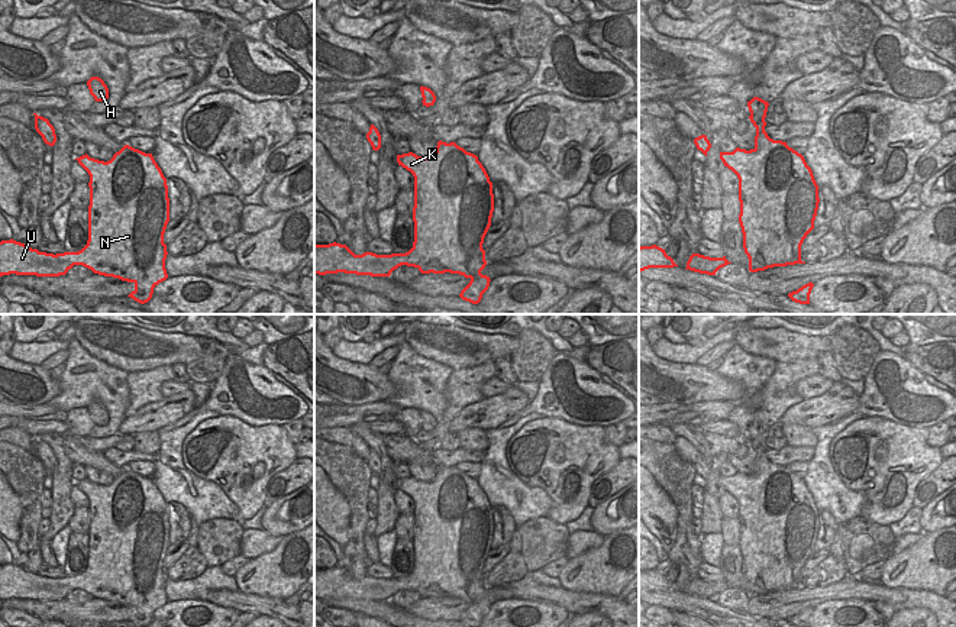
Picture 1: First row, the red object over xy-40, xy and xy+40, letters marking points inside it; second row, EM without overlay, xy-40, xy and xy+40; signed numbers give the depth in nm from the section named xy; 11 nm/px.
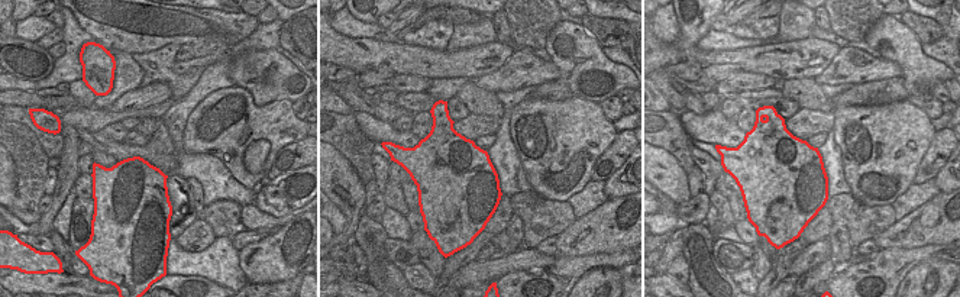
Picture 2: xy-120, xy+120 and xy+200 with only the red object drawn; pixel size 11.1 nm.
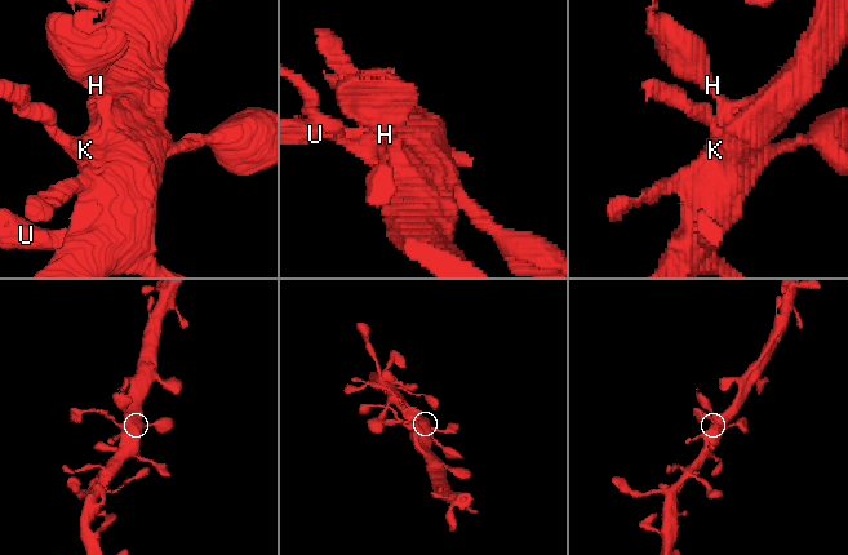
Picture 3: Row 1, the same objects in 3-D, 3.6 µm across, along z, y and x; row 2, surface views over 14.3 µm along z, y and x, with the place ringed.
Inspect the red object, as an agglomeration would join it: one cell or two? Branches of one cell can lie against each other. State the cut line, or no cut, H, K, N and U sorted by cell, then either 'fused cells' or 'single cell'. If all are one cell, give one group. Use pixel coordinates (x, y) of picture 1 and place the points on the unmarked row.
cut none; groups H K N U; single cell

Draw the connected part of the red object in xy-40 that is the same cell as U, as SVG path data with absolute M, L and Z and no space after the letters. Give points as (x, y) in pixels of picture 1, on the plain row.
M125 469L107 487L90 482L87 478L75 482L90 500L90 530L88 530L88 565L78 576L46 578L32 573L25 568L10 565L0 566L0 601L3 599L36 599L59 601L65 599L74 589L83 589L94 598L119 602L133 607L135 614L127 620L138 627L148 627L152 623L154 613L168 602L165 594L167 569L164 557L169 546L169 523L167 502L155 487L152 478L145 478L129 469Z

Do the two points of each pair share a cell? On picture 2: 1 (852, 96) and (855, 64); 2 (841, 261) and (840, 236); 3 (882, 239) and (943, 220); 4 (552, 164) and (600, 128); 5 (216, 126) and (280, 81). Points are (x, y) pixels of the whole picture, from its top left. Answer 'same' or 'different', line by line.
1: different
2: same
3: same
4: same
5: different

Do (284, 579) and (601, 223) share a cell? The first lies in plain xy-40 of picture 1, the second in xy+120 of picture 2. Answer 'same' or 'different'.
same

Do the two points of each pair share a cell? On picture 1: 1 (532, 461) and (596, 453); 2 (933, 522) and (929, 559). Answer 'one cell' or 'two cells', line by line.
1: one cell
2: two cells

